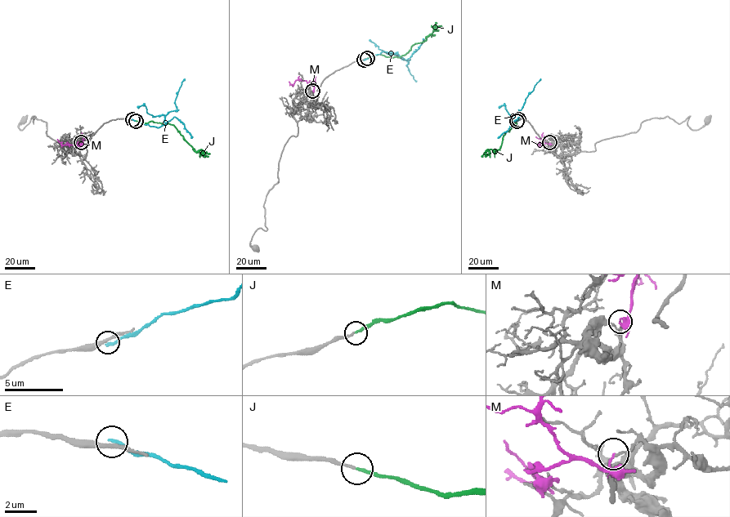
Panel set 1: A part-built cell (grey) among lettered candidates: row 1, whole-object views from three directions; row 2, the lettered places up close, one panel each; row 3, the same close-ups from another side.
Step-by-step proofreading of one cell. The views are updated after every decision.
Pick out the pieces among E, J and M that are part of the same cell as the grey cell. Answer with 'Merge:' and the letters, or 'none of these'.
Merge: J

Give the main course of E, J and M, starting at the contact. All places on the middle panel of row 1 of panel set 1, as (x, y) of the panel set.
E: (364, 60), (382, 51), (397, 52), (396, 55), (408, 62), (410, 73), (416, 82)
J: (368, 58), (379, 54), (400, 57), (415, 43), (423, 42), (440, 26)
M: (312, 91), (315, 84), (305, 80), (296, 80), (293, 85), (288, 82)

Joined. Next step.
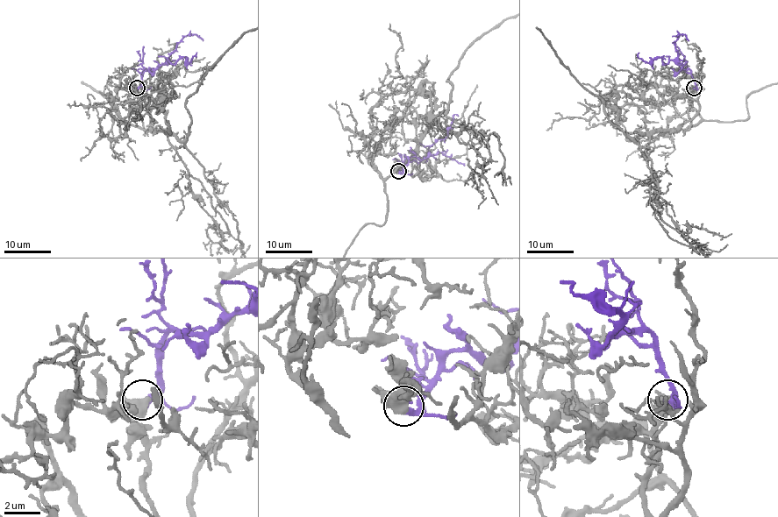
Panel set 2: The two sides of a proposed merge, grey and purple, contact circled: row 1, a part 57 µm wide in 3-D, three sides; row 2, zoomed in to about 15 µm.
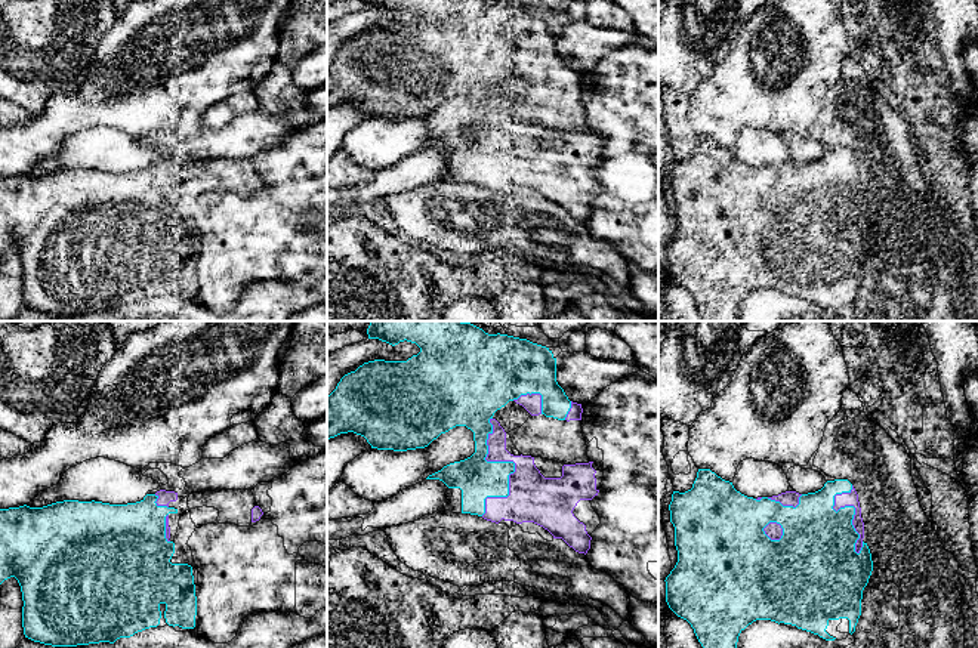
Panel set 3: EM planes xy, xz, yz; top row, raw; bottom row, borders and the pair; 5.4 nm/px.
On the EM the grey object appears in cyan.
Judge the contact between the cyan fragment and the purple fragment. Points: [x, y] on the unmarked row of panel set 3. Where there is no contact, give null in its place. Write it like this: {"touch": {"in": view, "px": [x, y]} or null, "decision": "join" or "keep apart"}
{"touch": {"in": "xz", "px": [514, 132]}, "decision": "join"}

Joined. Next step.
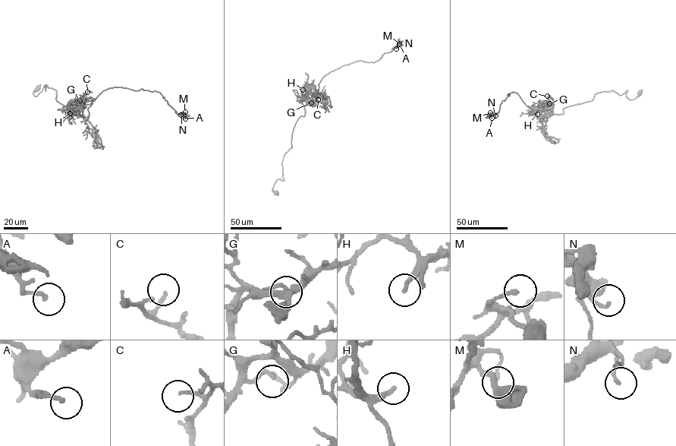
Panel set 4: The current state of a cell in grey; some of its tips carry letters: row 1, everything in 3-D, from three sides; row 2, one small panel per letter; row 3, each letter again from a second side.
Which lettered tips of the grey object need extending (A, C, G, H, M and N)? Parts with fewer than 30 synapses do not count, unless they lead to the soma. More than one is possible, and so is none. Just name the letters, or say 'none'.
H

